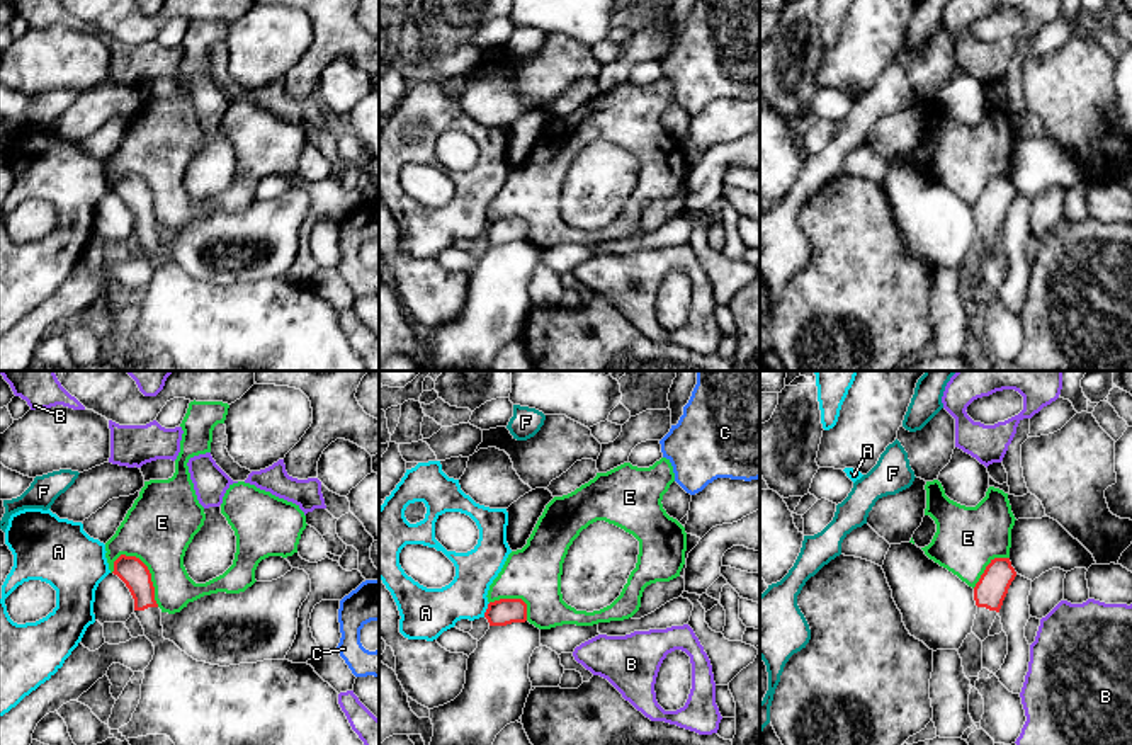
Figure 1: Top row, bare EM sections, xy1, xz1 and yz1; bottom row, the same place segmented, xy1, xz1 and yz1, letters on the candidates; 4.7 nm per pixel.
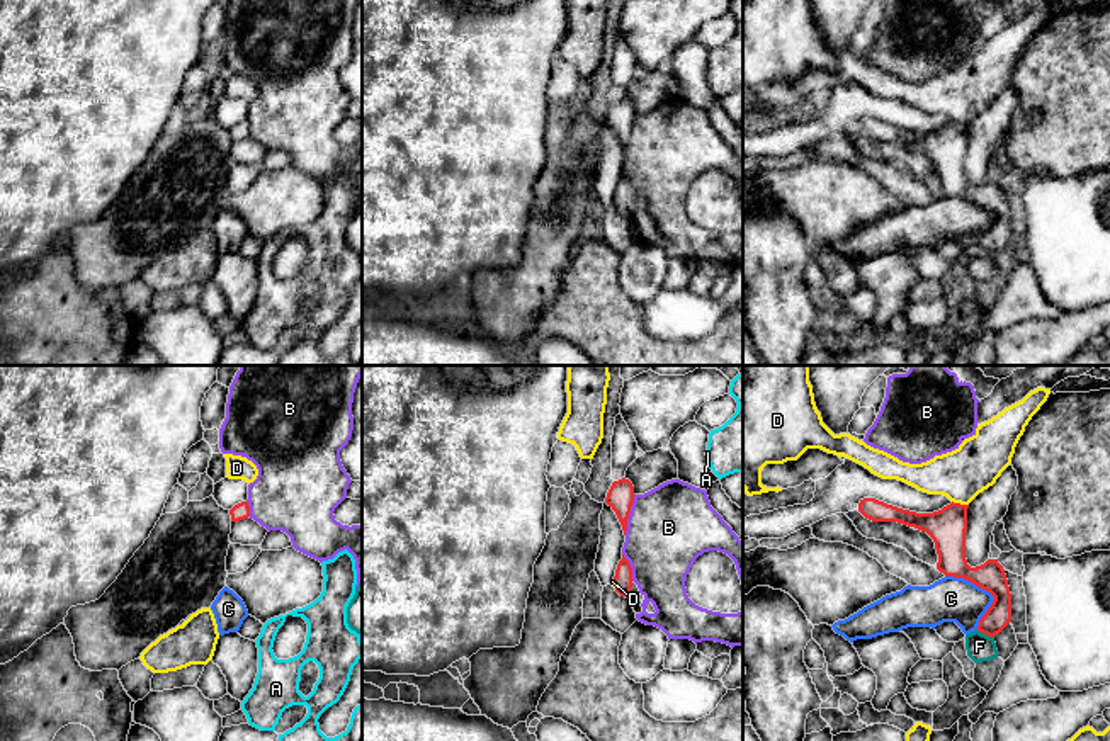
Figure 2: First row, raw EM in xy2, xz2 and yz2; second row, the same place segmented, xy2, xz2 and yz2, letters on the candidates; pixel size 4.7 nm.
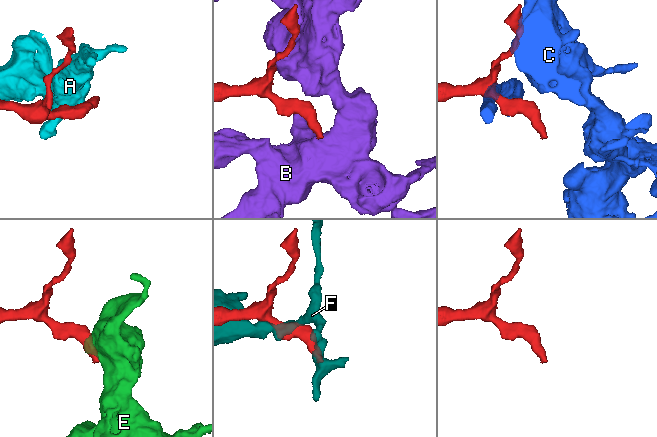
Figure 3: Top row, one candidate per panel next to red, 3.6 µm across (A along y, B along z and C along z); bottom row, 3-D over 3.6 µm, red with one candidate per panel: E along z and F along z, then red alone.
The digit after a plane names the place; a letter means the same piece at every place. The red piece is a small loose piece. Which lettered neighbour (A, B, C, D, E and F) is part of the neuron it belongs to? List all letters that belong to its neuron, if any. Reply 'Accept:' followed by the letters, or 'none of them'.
Accept: none of them

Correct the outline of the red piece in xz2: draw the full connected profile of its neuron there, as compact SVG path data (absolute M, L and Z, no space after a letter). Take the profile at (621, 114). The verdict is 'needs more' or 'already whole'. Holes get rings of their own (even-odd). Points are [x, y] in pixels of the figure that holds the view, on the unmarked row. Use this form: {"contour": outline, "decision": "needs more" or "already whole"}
{"contour": "M622 97L619 100L614 100L609 112L607 112L607 117L605 117L605 122L615 131L620 144L622 144L622 150L624 150L624 155L626 155L626 150L627 150L627 138L629 138L629 133L631 133L631 126L634 122L634 105L629 99Z", "decision": "already whole"}

